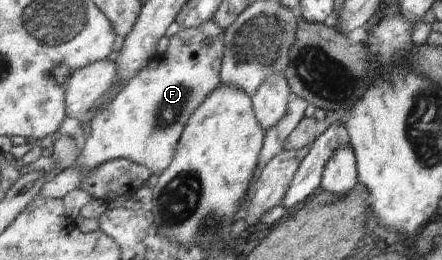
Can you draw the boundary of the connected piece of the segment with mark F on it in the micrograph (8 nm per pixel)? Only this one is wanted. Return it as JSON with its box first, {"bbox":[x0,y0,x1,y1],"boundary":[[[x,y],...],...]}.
{"bbox":[40,20,226,199],"boundary":[[[208,20],[198,27],[180,28],[169,38],[169,45],[161,55],[153,56],[150,63],[140,70],[117,93],[110,105],[92,119],[91,132],[75,166],[62,170],[58,175],[51,175],[45,183],[40,196],[62,199],[70,191],[80,188],[88,173],[98,169],[103,163],[126,158],[134,163],[148,167],[152,173],[159,177],[172,165],[176,150],[179,147],[180,138],[183,137],[187,123],[199,109],[202,102],[223,83],[221,71],[223,69],[223,57],[226,51],[225,29],[214,20]]]}

